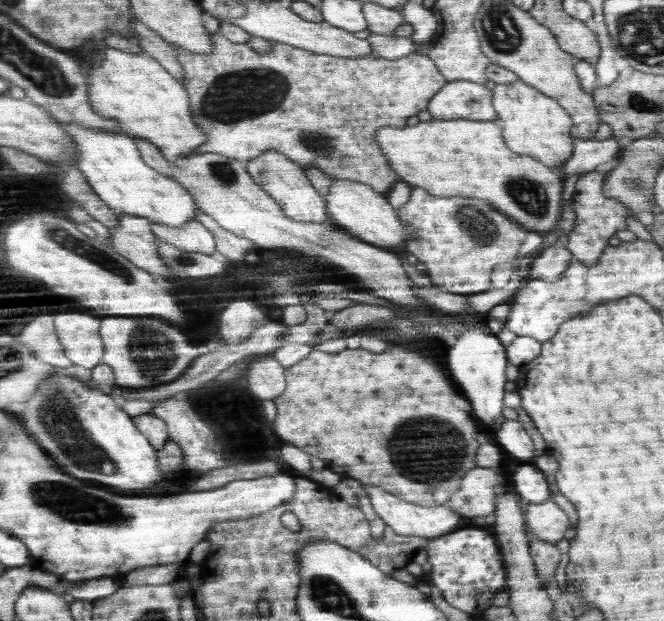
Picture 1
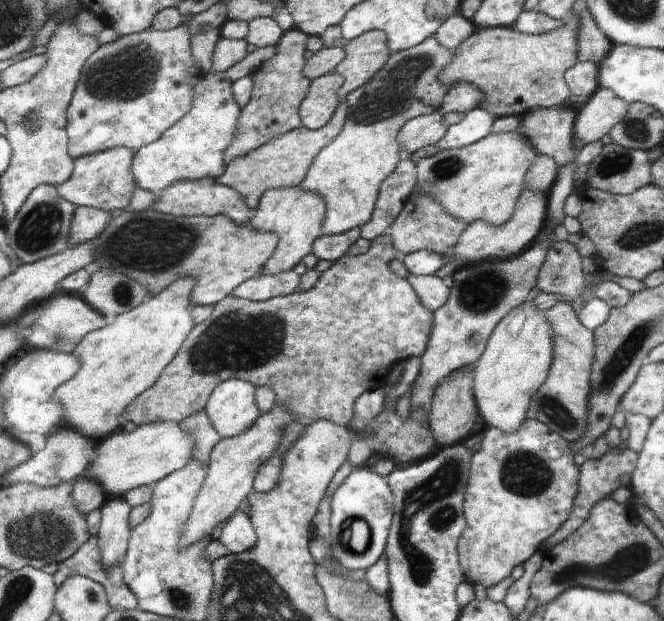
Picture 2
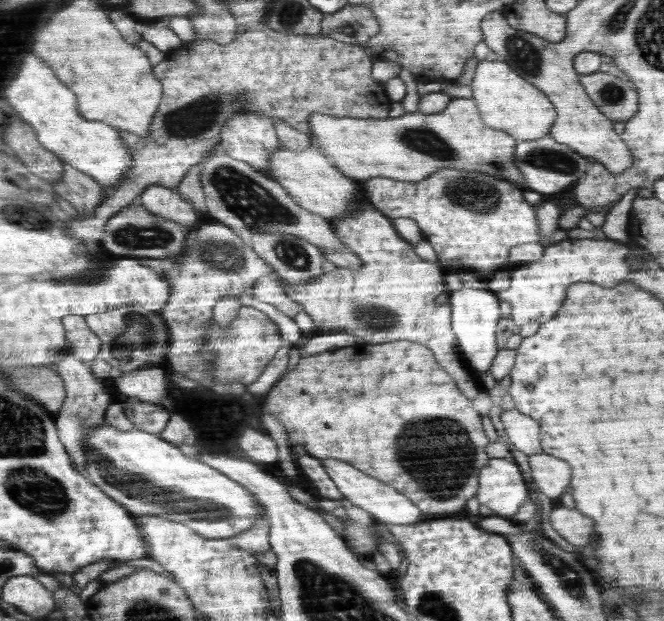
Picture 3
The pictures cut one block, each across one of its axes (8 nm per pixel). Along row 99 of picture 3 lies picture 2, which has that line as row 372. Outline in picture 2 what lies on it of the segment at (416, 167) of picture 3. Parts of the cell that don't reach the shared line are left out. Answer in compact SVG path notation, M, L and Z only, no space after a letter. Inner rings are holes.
M472 365L463 367L448 376L448 380L444 380L434 392L427 422L430 431L433 432L433 438L442 447L462 443L462 440L470 434L470 430L472 430L474 422L476 422L479 410L473 391L473 378Z

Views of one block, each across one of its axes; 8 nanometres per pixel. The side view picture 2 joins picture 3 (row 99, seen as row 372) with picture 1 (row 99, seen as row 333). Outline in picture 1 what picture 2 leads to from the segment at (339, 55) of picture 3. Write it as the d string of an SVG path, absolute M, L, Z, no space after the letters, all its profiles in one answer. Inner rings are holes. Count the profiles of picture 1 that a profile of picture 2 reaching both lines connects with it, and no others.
M218 31L212 34L213 38L213 52L210 55L195 54L189 51L180 52L179 62L184 68L184 78L182 83L185 90L190 95L190 114L193 114L194 122L200 129L206 131L208 140L206 144L196 148L195 155L213 153L225 155L227 158L240 162L248 162L260 157L263 153L268 153L268 150L278 150L285 158L291 162L297 163L297 166L304 169L317 169L331 180L352 180L352 182L362 182L368 186L373 187L378 192L386 192L390 190L390 186L398 180L398 174L389 166L387 156L383 154L378 141L376 141L376 132L380 128L392 126L392 128L404 128L406 120L410 116L416 116L418 112L425 112L428 109L429 103L434 96L446 86L447 78L438 70L437 64L430 59L426 54L419 55L418 53L410 54L409 56L398 58L390 61L384 58L374 58L372 55L368 57L359 58L336 58L328 56L328 54L315 54L302 48L295 48L290 44L282 44L281 42L272 41L273 50L270 53L261 54L261 52L254 51L252 47L247 46L246 43L235 43L228 38L225 38Z

